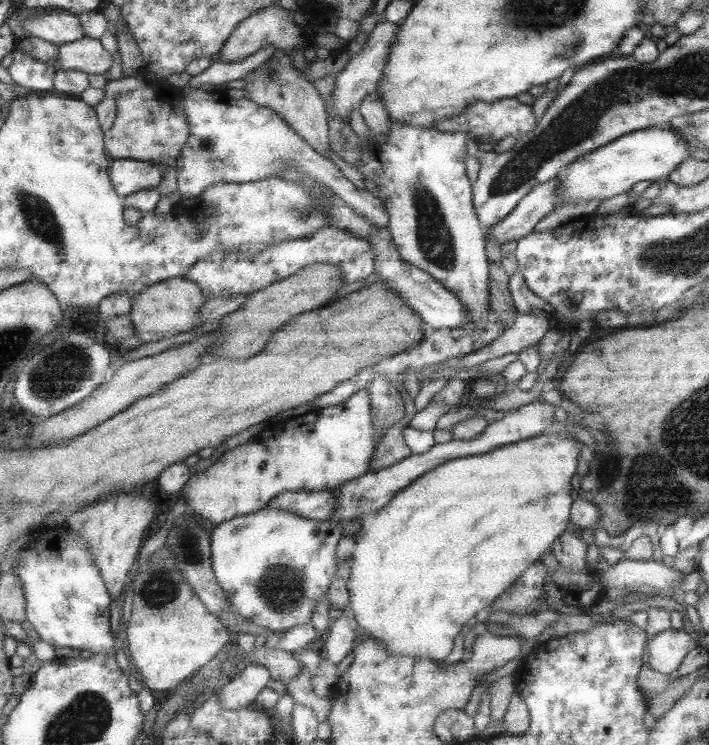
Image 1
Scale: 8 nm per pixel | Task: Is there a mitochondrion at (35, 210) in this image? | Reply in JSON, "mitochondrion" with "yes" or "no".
{"mitochondrion":"yes"}

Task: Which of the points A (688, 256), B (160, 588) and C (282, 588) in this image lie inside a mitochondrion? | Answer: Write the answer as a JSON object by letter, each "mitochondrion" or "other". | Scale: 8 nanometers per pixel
{"A":"mitochondrion","B":"mitochondrion","C":"mitochondrion"}

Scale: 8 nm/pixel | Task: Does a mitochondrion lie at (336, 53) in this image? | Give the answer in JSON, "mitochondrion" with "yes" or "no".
{"mitochondrion":"no"}

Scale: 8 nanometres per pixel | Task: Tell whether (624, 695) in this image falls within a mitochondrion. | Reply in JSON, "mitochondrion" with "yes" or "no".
{"mitochondrion":"no"}

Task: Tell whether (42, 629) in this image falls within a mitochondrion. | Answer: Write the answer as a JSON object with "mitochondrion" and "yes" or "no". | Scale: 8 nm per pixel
{"mitochondrion":"no"}

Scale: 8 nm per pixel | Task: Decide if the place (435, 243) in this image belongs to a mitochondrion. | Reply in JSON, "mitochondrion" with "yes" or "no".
{"mitochondrion":"yes"}

